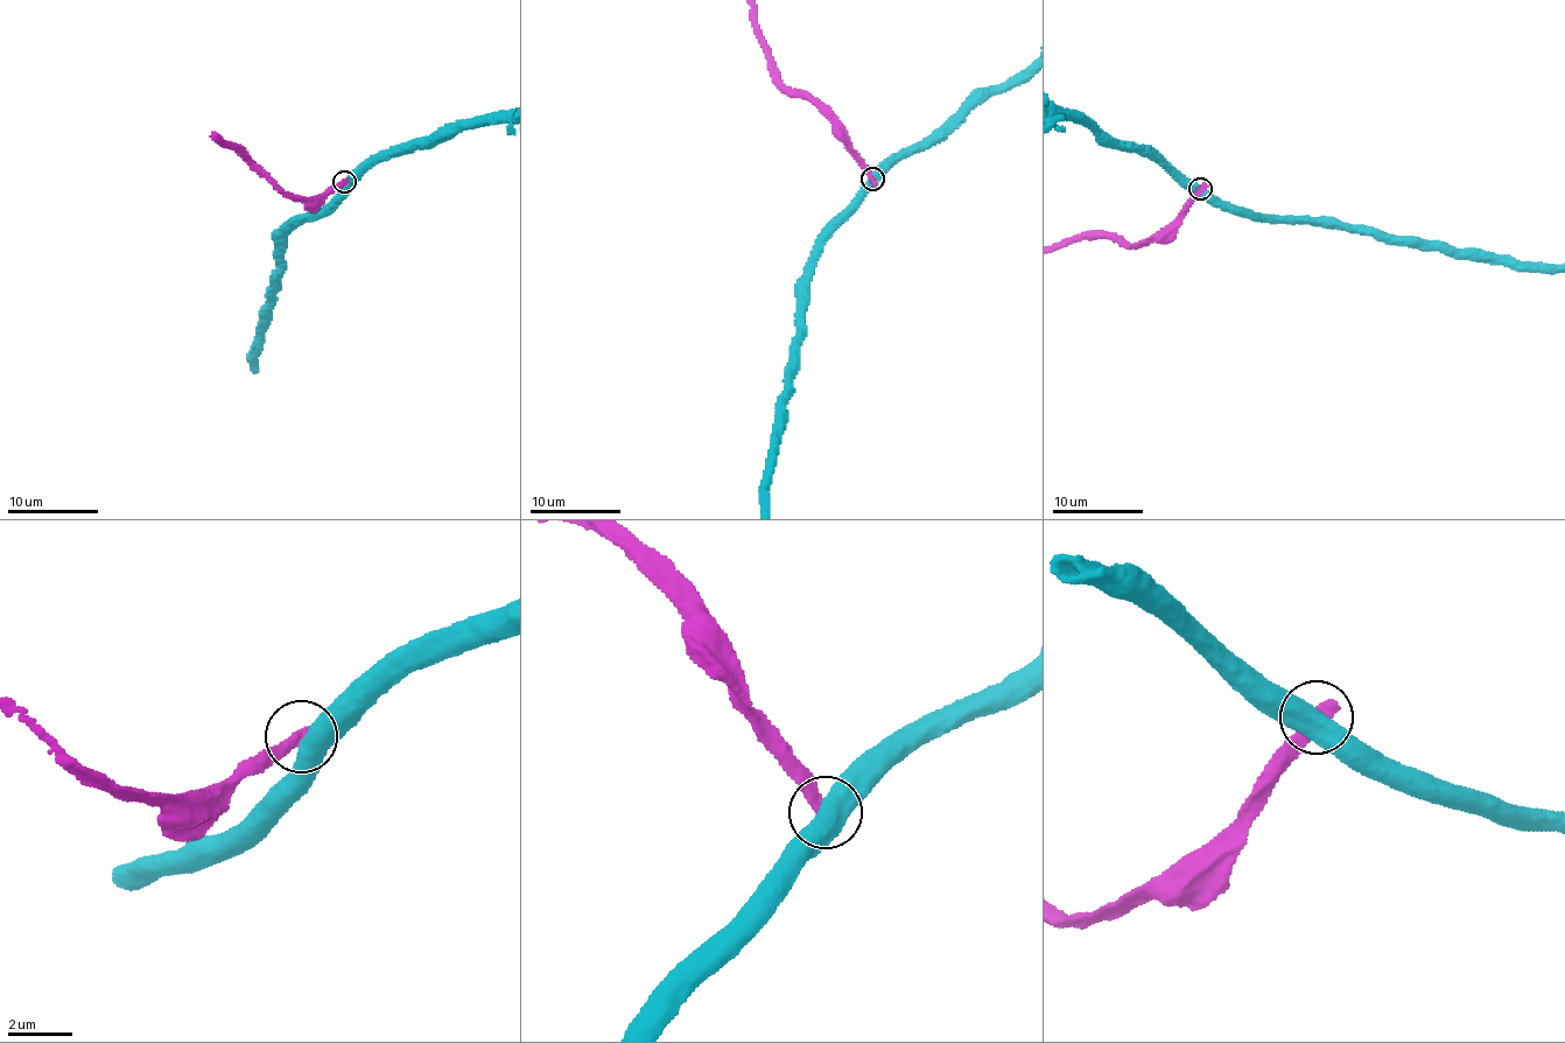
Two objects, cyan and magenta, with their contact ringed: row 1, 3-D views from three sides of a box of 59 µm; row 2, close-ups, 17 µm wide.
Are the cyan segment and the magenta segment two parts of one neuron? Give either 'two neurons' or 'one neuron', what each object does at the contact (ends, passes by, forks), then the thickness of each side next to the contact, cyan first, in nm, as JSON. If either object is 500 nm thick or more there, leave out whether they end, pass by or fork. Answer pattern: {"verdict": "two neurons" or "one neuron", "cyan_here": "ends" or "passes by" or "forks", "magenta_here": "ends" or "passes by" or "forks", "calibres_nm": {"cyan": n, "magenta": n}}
{"verdict": "two neurons", "calibres_nm": {"cyan": 550, "magenta": 480}}

